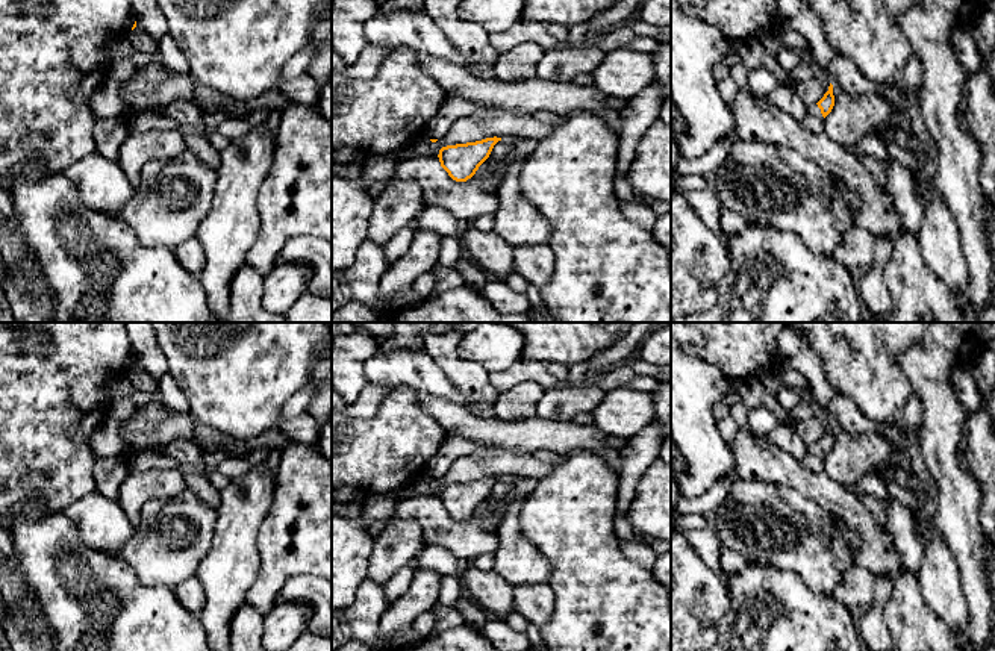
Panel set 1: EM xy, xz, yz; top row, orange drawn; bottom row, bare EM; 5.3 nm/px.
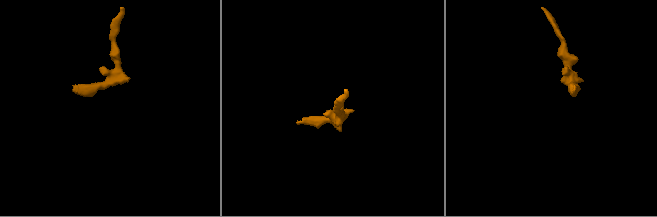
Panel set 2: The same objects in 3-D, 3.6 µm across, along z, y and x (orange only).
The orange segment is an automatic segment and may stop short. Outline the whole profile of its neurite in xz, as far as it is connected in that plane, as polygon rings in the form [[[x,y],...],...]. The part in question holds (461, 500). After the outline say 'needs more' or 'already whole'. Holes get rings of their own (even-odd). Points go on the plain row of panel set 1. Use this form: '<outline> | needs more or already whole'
[[[494,475],[476,481],[442,486],[438,494],[441,506],[453,519],[466,521],[489,497],[498,480],[501,480],[501,477]]] | already whole

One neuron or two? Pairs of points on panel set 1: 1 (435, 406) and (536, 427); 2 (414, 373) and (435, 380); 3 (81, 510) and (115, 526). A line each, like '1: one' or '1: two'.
1: one
2: one
3: one

